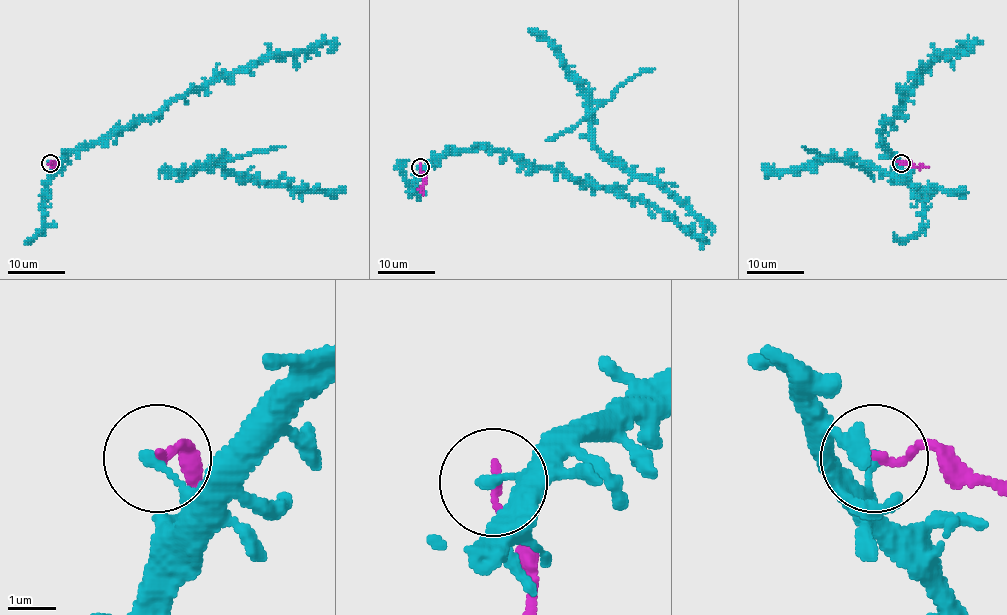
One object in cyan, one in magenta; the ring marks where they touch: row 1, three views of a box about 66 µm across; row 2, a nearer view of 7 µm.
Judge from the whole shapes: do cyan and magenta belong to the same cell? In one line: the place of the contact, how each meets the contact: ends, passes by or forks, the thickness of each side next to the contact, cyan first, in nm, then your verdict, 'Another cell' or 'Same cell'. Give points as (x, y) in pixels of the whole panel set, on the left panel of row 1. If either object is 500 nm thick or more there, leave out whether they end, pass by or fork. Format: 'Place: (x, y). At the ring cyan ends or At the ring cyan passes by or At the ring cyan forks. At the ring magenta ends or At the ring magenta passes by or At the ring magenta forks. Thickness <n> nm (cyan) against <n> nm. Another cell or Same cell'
Place: (50, 163). At the ring cyan ends. At the ring magenta ends. Thickness 240 nm (cyan) against 180 nm. Another cell

